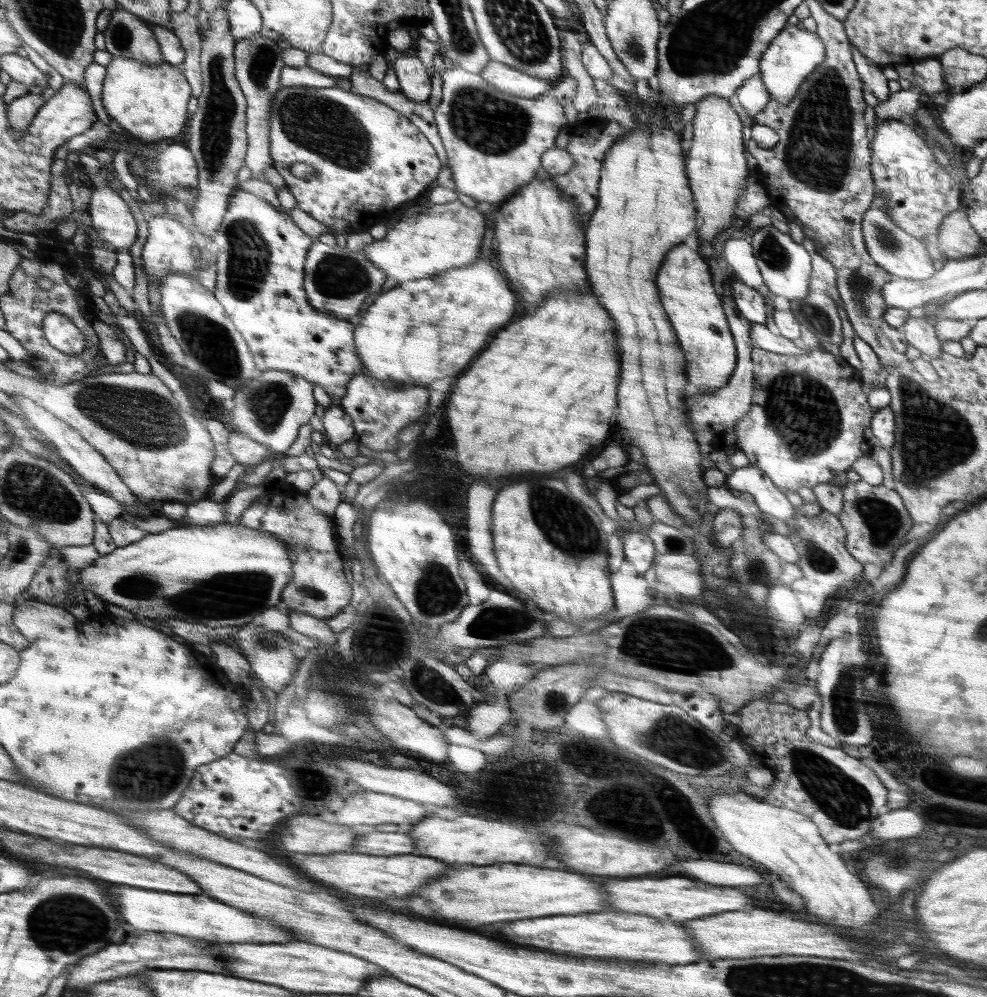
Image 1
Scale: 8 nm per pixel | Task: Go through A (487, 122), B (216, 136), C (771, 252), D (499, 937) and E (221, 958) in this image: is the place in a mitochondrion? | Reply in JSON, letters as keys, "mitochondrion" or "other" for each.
{"A":"mitochondrion","B":"mitochondrion","C":"mitochondrion","D":"other","E":"other"}

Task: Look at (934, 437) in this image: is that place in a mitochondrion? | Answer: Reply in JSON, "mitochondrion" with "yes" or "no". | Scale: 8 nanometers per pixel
{"mitochondrion":"yes"}

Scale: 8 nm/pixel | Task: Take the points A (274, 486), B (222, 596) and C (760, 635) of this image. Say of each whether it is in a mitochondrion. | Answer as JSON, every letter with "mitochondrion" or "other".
{"A":"other","B":"mitochondrion","C":"other"}

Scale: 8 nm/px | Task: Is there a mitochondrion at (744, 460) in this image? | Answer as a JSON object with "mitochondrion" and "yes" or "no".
{"mitochondrion":"no"}

